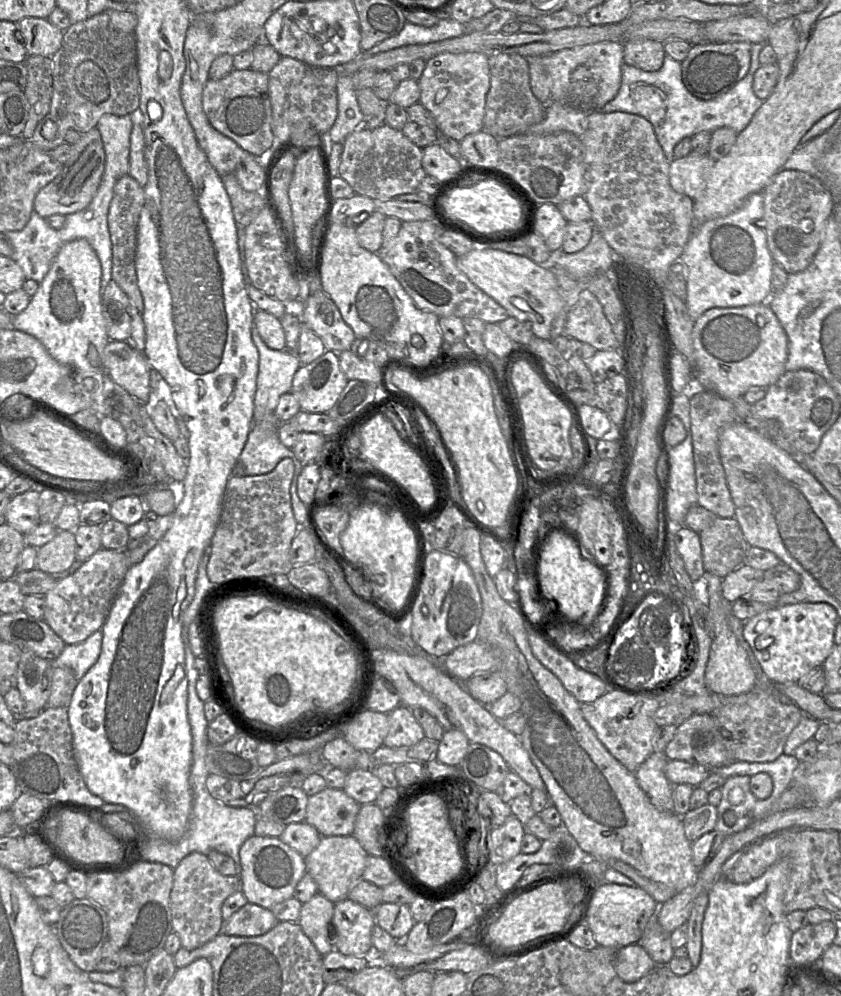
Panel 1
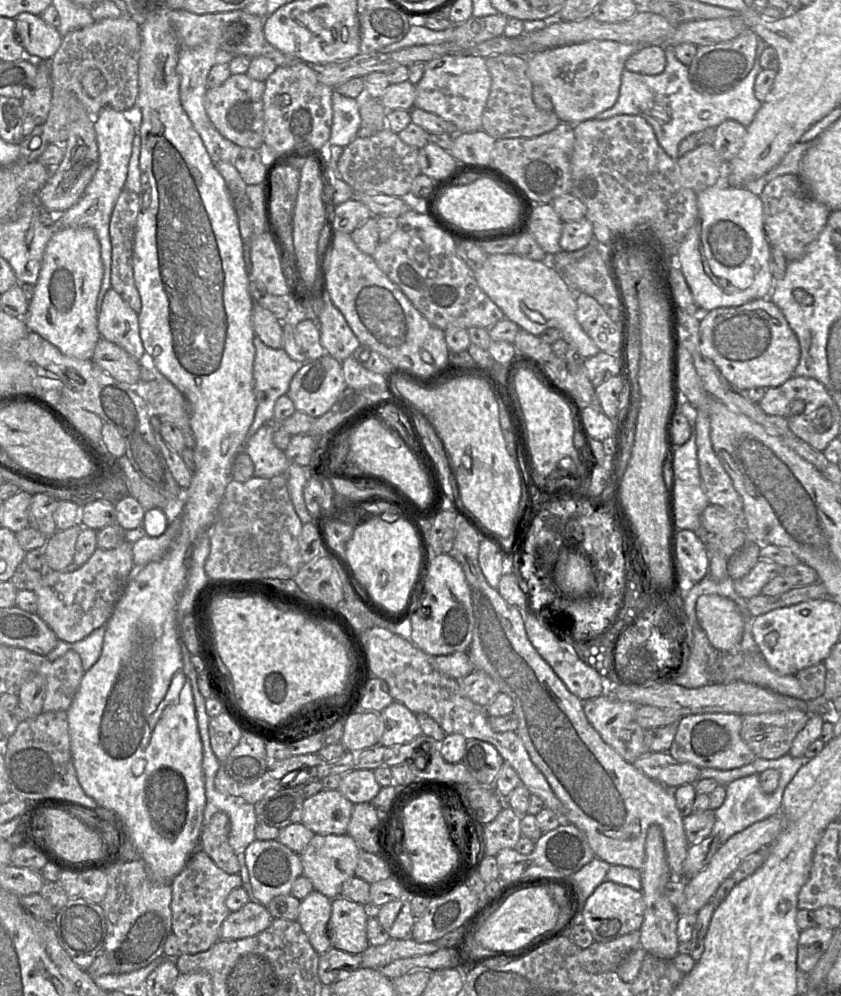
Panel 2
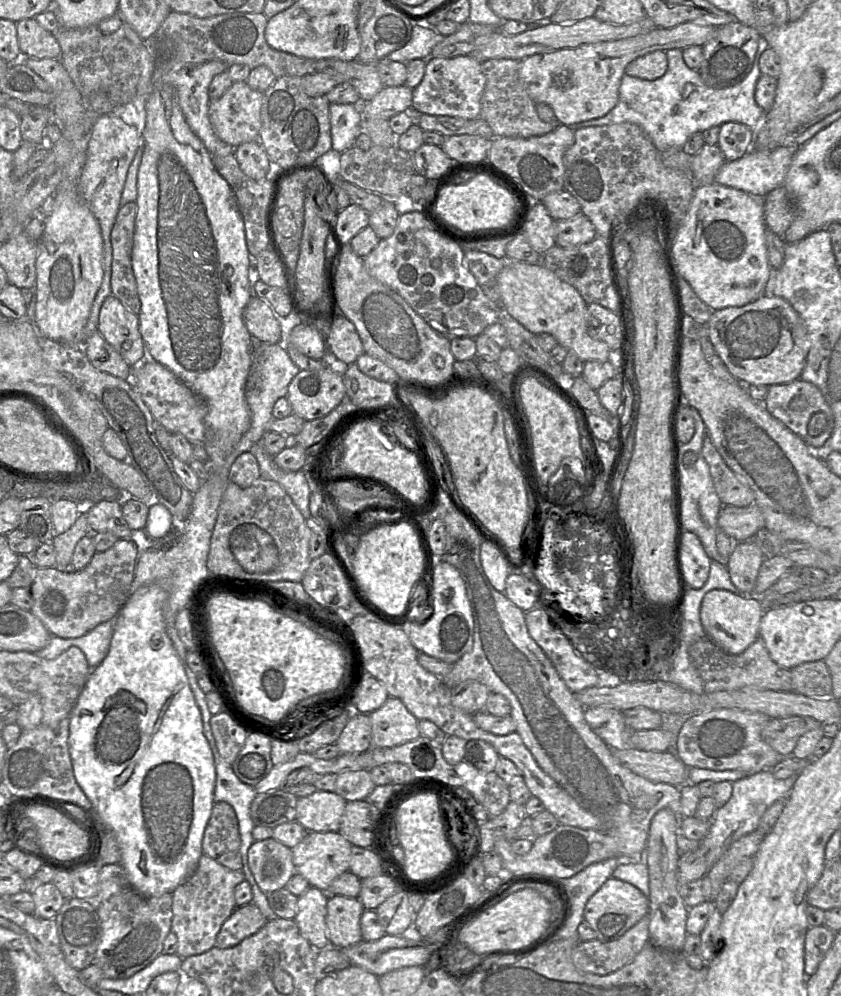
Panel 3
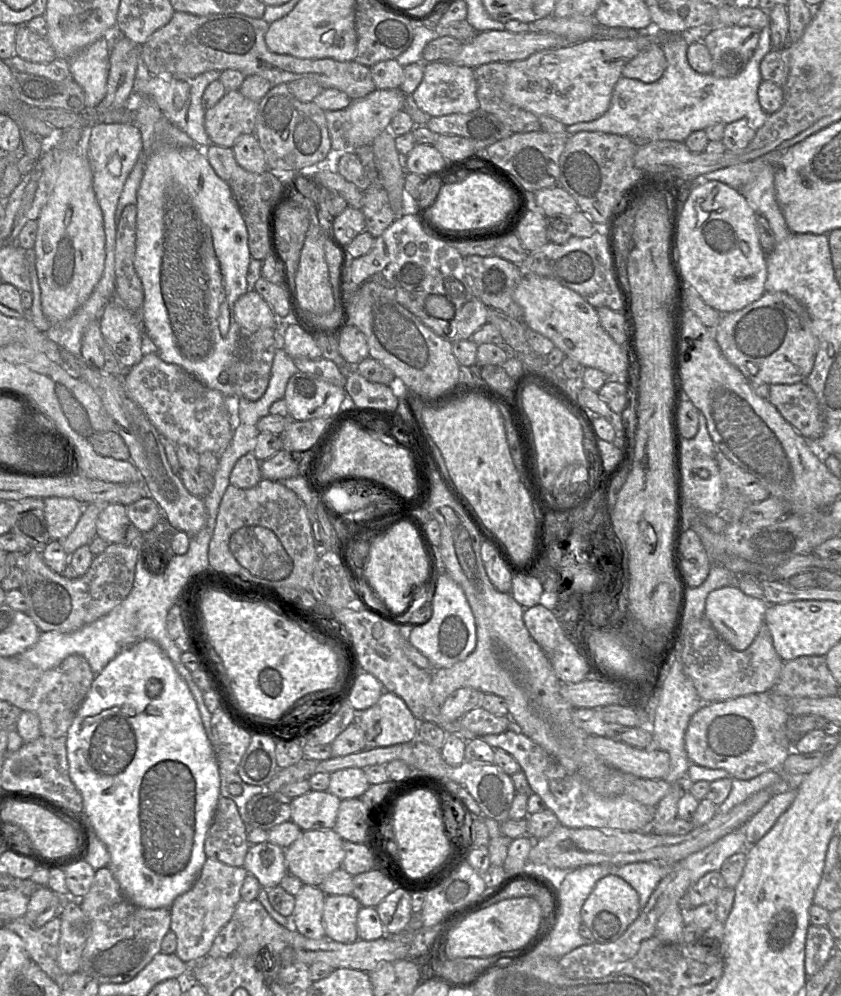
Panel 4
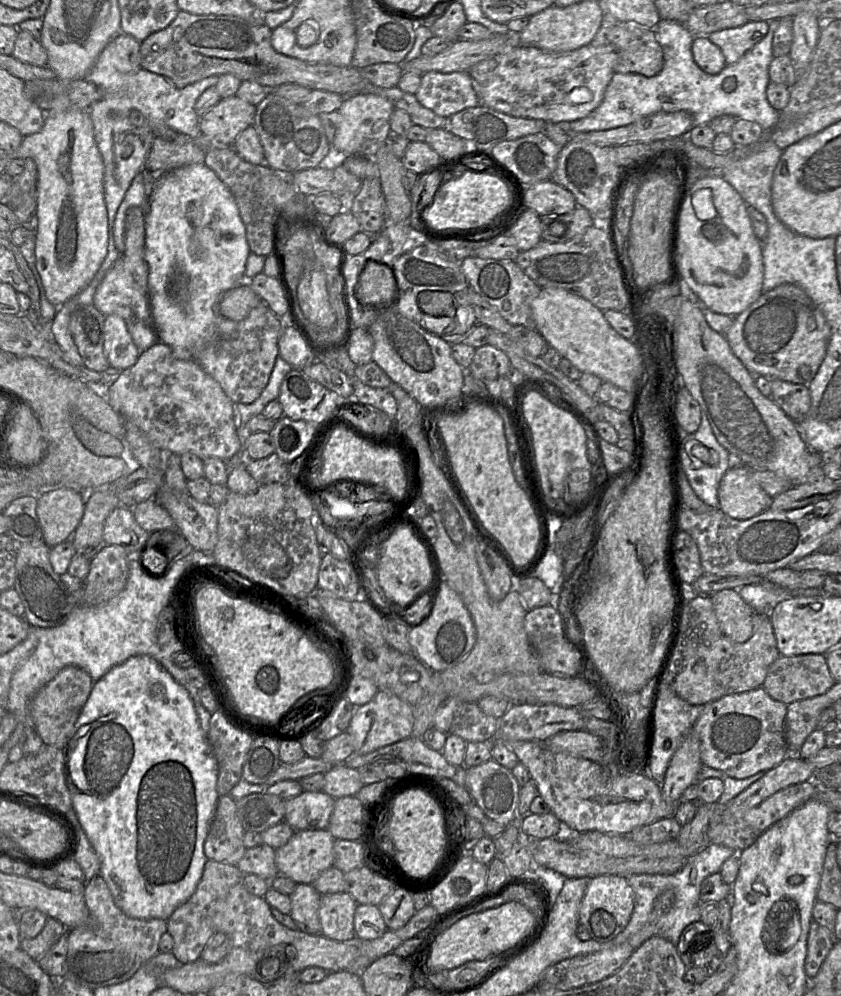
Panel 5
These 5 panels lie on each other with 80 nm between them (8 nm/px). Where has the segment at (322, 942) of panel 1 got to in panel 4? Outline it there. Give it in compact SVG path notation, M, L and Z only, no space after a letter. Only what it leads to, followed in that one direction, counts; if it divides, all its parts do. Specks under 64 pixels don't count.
M303 884L294 896L293 928L310 939L325 937L322 914L327 895L318 886Z

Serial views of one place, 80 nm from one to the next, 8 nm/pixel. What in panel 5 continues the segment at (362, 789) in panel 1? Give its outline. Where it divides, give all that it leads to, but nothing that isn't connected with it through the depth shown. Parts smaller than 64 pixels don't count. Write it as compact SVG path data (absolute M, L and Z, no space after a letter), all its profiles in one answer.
M340 764L335 765L324 774L322 792L337 799L344 796L354 796L363 786L357 769Z

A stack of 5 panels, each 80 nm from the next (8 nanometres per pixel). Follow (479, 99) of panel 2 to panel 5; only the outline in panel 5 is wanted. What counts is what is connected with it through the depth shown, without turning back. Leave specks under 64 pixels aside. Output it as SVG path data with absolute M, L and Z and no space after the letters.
M467 71L426 72L421 76L415 97L422 106L445 118L479 105L479 97Z

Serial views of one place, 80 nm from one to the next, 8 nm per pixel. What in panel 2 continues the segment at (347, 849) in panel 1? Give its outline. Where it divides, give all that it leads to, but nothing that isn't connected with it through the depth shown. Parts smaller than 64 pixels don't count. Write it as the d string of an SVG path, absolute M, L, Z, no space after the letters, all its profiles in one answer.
M315 834L306 848L299 854L302 875L311 880L314 890L333 900L340 895L342 884L355 875L359 851L360 849L354 839L347 834Z

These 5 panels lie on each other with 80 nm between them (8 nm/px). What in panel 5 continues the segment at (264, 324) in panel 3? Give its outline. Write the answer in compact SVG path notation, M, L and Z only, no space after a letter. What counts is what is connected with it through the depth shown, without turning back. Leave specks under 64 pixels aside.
M240 285L223 294L219 303L220 316L241 321L261 302L264 301L251 286Z

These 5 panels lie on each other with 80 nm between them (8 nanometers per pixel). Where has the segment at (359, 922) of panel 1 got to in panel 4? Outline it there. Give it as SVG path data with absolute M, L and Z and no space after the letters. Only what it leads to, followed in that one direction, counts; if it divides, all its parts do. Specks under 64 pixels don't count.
M327 895L322 914L325 936L340 943L357 941L356 920L360 907L352 895Z

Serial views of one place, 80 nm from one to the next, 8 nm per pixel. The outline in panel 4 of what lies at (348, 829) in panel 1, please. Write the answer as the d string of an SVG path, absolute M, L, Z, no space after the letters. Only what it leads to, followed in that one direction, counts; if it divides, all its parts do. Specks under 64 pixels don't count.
M310 790L291 801L291 821L302 831L332 830L341 799L328 791Z

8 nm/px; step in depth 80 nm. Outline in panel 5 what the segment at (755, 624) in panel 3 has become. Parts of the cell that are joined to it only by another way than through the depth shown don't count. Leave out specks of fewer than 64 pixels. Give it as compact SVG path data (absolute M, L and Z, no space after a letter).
M724 589L714 594L699 594L699 595L710 595L713 608L718 621L721 623L722 632L735 642L743 643L749 640L753 634L753 616L754 610L742 599L738 590L736 589Z

